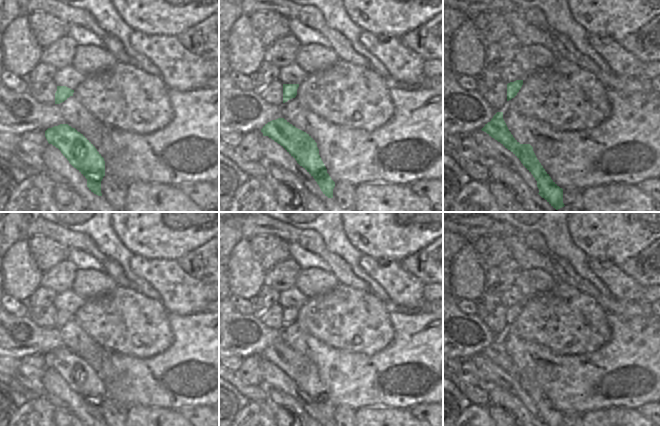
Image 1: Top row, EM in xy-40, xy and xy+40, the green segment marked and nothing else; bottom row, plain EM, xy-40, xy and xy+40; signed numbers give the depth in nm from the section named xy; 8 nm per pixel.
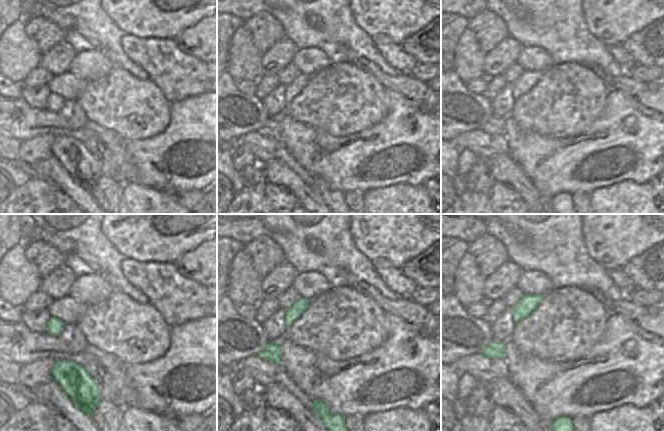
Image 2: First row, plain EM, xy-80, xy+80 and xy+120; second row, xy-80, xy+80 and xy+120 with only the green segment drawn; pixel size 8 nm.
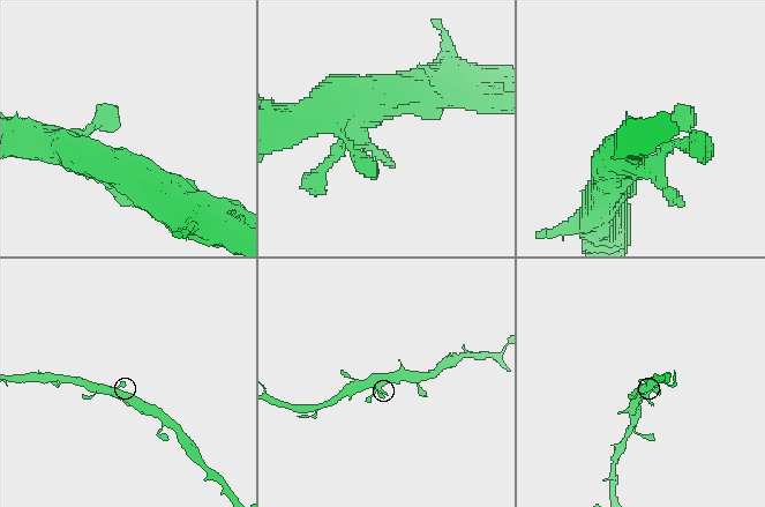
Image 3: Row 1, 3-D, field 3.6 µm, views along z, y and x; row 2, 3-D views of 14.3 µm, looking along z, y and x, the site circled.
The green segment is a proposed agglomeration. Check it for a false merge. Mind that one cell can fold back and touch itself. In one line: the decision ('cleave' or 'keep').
keep

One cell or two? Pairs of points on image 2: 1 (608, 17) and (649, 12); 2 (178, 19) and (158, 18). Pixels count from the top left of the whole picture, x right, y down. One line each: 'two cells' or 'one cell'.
1: one cell
2: one cell

